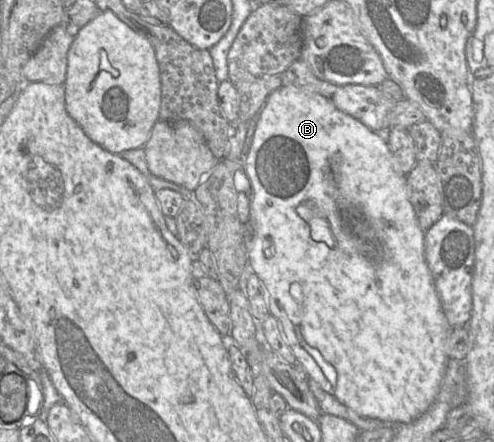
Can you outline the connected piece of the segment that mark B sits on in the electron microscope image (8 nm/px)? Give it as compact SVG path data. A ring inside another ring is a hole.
M294 85L281 86L270 93L261 108L241 177L249 189L251 232L247 252L248 266L264 284L269 312L280 322L284 338L297 362L303 365L308 377L314 379L325 392L336 397L358 415L403 424L414 421L432 405L441 387L448 362L444 345L451 326L443 312L426 262L425 231L419 226L410 202L406 176L397 174L393 169L391 153L384 135L339 110L329 99L313 90ZM298 206L310 208L312 216L318 215L327 222L333 232L332 245L312 239L310 225L298 214Z

